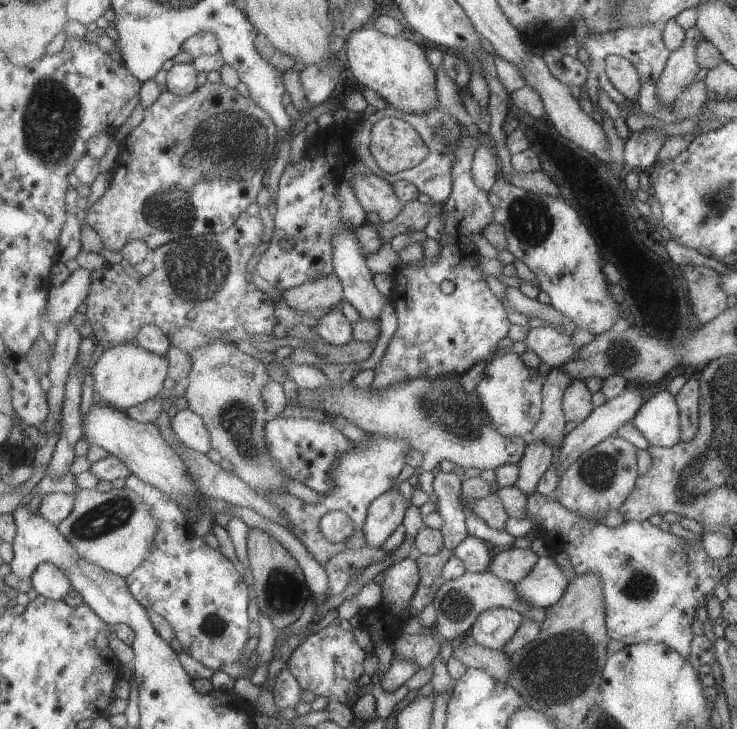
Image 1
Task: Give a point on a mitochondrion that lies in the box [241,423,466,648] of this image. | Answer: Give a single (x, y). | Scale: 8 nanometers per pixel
(281, 593)

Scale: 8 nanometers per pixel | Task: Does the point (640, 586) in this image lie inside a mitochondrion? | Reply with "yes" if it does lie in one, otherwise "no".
yes

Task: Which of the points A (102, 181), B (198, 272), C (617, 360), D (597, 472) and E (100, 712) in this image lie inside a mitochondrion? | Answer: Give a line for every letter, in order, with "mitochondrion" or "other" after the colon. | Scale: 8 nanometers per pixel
A: other
B: mitochondrion
C: other
D: mitochondrion
E: other

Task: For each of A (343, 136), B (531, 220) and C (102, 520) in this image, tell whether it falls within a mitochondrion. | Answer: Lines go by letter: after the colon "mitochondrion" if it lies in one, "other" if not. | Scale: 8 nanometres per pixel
A: other
B: mitochondrion
C: mitochondrion

